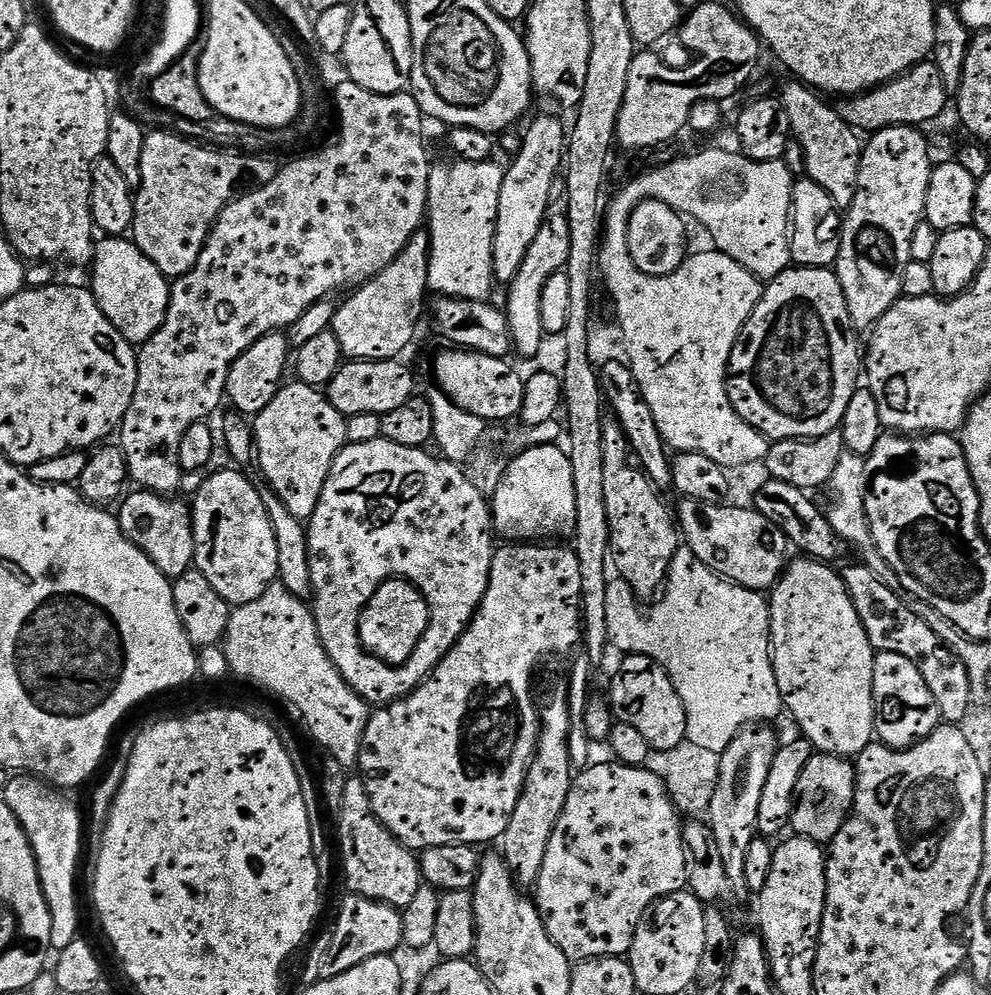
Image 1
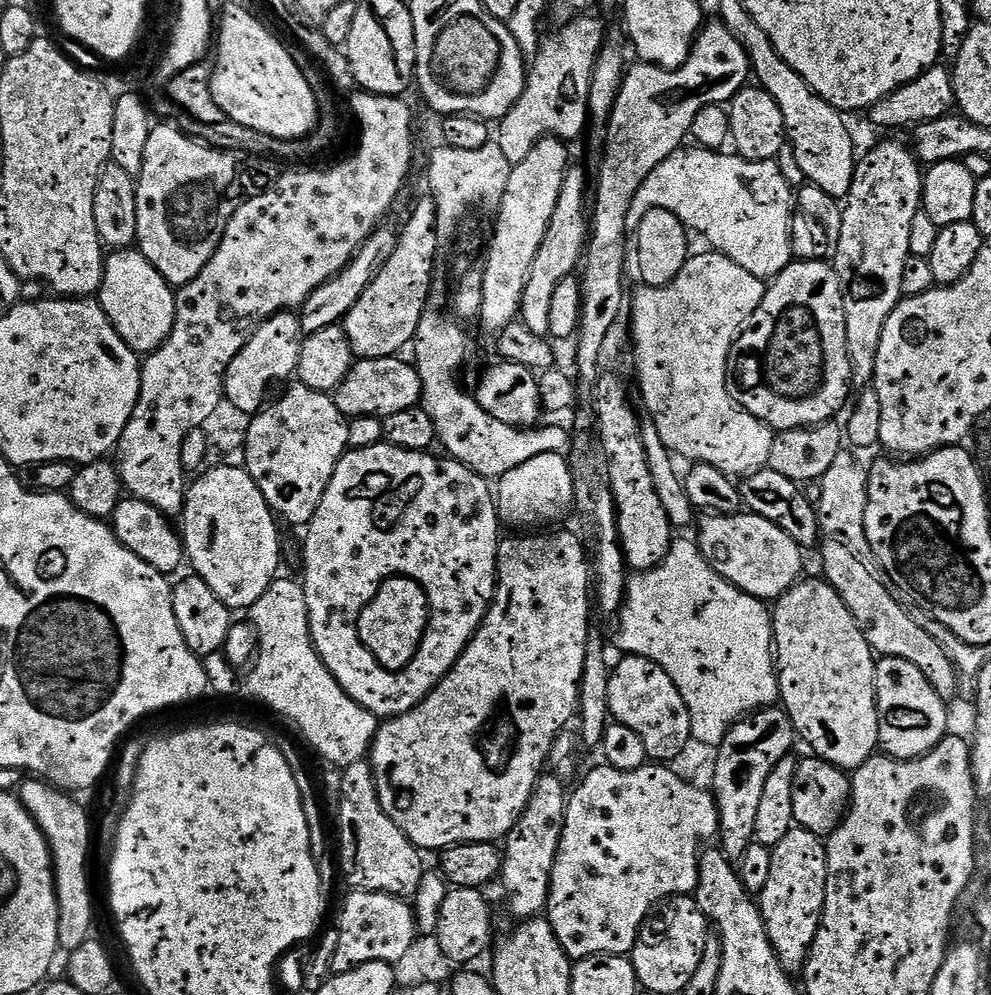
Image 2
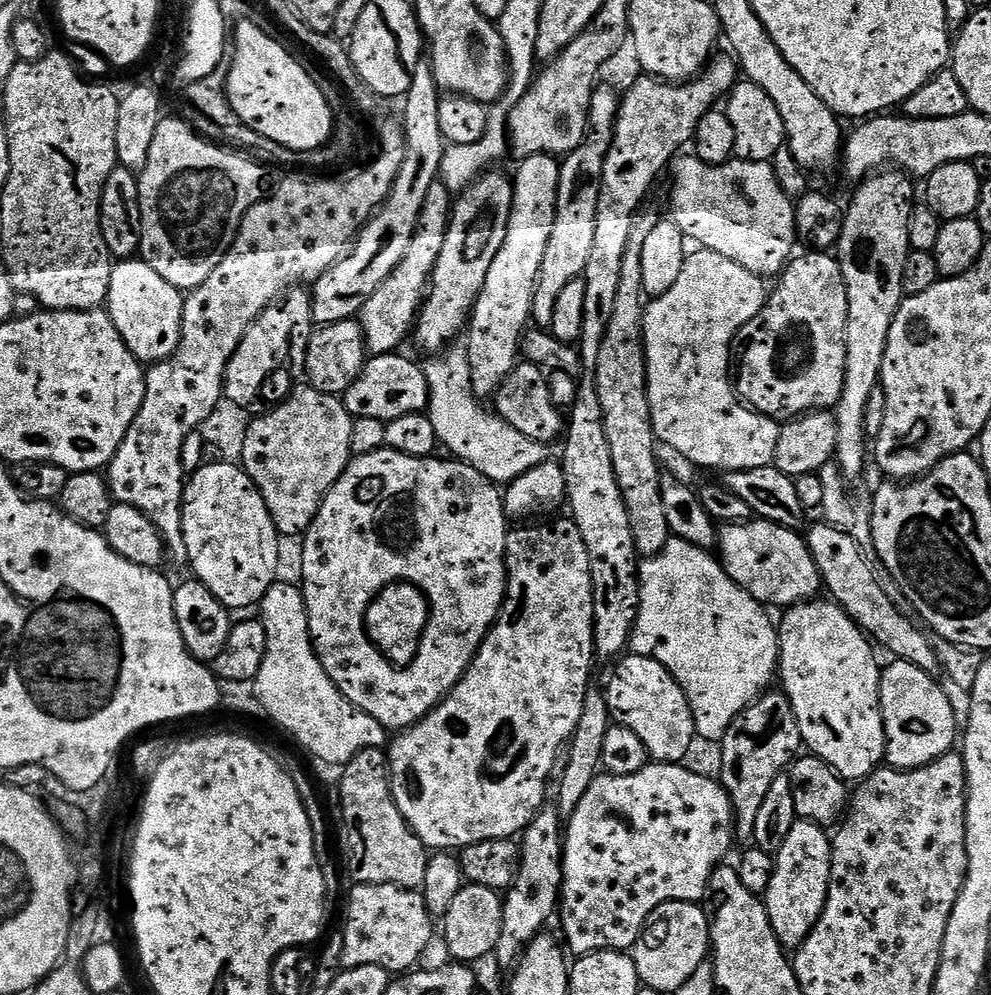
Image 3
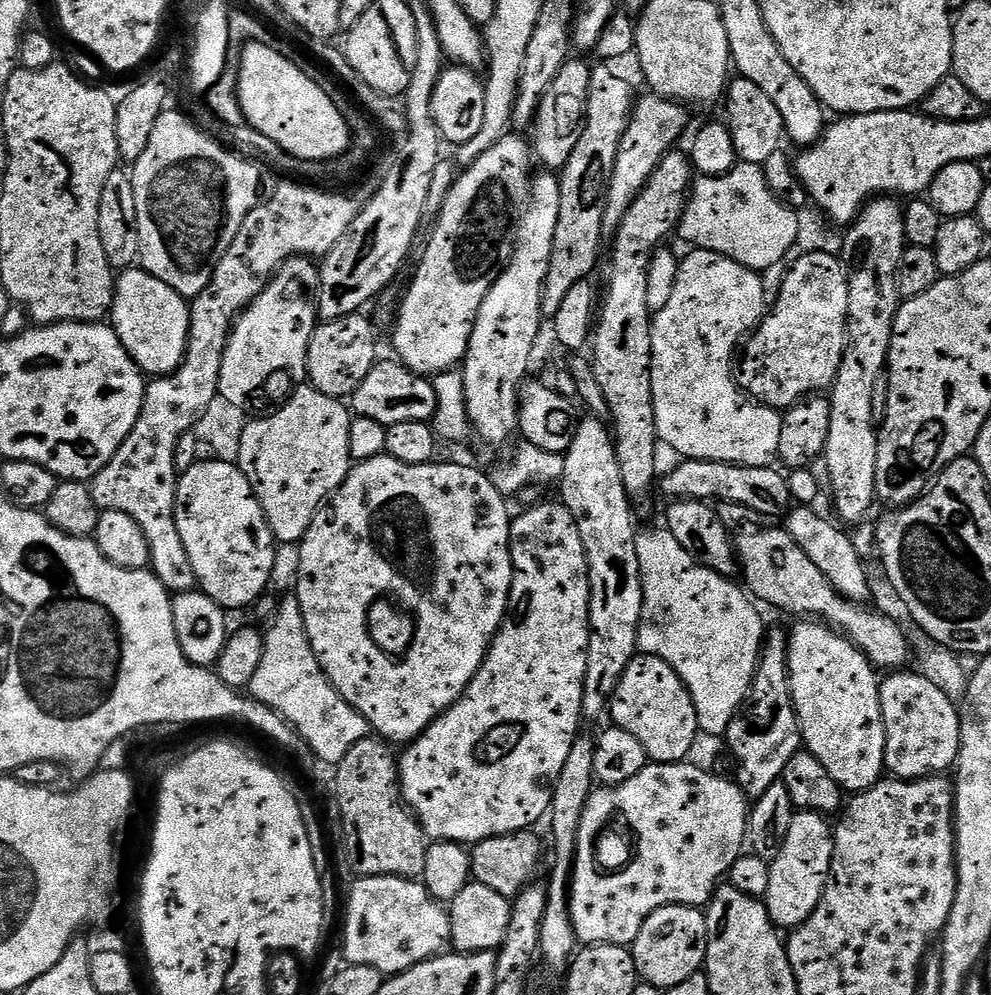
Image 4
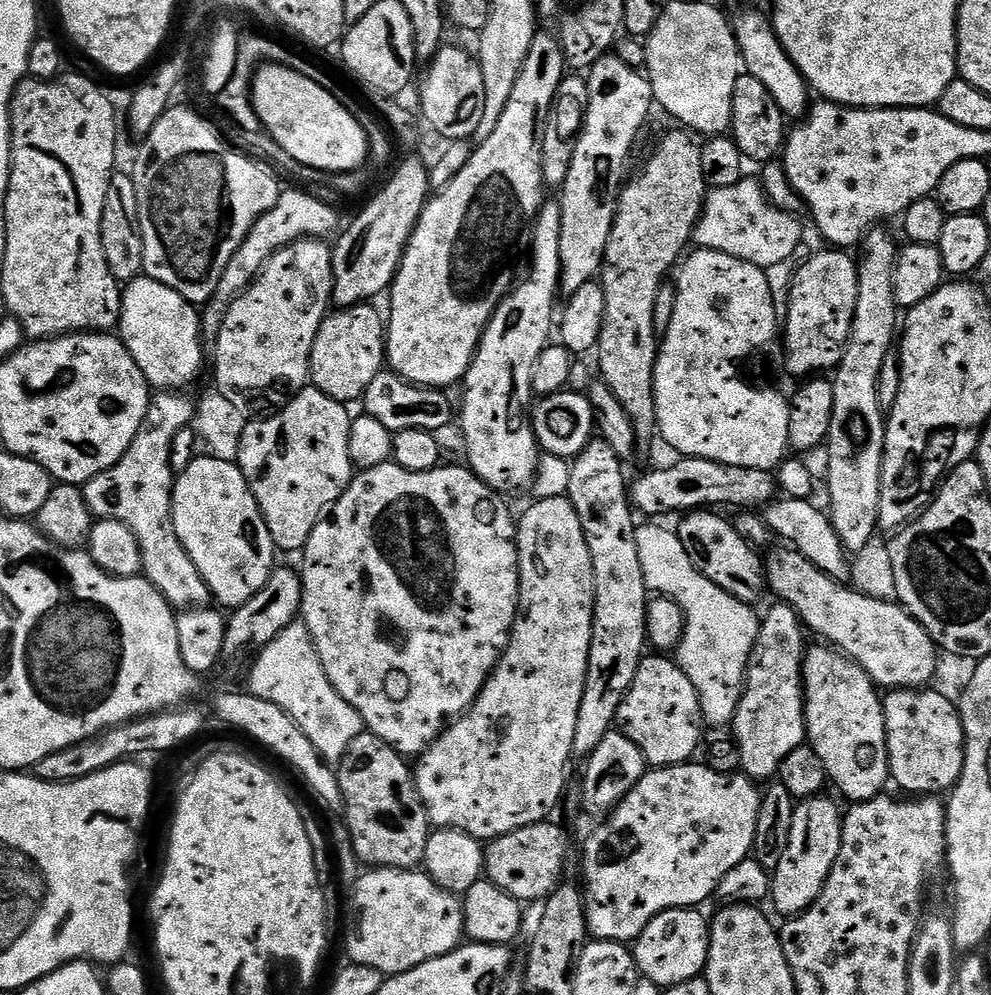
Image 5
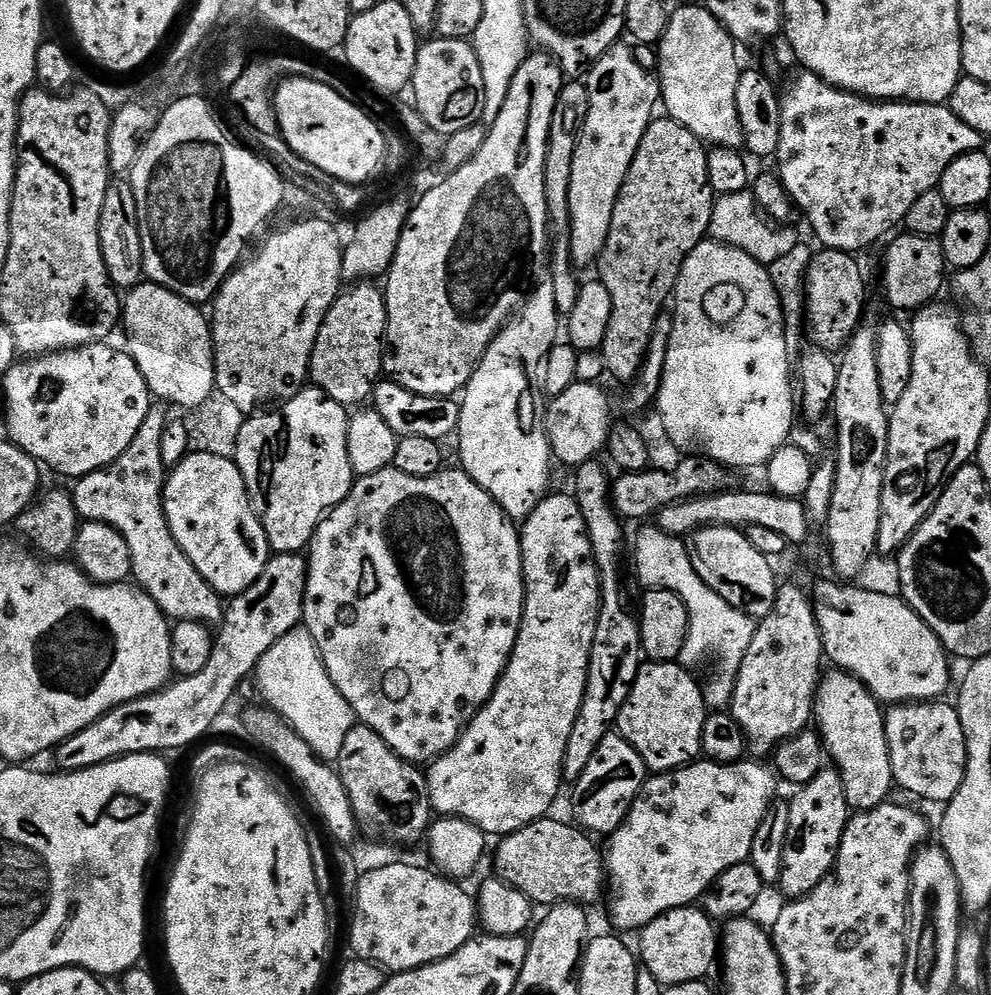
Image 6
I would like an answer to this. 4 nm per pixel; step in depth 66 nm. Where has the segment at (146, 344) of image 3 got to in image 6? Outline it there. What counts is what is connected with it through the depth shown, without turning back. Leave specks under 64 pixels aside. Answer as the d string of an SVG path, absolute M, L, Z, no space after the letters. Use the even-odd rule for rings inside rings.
M141 282L122 300L122 328L128 331L126 351L131 356L142 378L146 378L148 391L165 405L177 404L180 408L200 409L216 392L216 349L212 347L212 325L197 305L186 298L151 282Z

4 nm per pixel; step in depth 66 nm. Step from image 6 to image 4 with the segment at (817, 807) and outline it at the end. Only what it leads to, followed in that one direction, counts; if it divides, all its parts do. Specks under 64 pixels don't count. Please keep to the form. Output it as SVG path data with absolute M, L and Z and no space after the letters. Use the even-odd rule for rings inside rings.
M797 811L790 822L790 834L786 834L786 842L782 842L782 854L778 854L778 858L771 861L770 886L762 899L777 929L791 930L802 927L814 914L814 910L826 890L834 854L834 842L832 841L834 828L831 823L828 825L828 820L827 815L818 812Z

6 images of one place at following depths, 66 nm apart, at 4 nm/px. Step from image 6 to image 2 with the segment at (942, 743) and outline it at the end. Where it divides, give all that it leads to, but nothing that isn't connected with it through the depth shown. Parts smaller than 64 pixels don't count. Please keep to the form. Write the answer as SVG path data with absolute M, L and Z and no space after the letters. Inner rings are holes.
M885 656L877 659L876 709L880 727L879 747L896 760L913 760L934 750L938 746L938 742L942 742L950 732L948 708L944 705L944 698L941 692L934 690L934 686L930 686L930 682L926 682L926 674L922 674L922 670L918 670L918 666L914 666L902 658Z

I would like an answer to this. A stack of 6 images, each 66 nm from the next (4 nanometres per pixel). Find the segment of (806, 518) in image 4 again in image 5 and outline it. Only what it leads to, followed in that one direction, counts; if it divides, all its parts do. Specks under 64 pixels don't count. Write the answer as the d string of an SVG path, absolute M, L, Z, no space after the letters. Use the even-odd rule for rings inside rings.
M776 498L763 509L762 515L771 532L779 539L781 536L784 539L781 541L787 542L797 552L801 552L811 564L818 566L818 570L822 570L837 582L847 581L852 575L849 553L838 538L827 511L823 507L815 508L812 503L811 499Z

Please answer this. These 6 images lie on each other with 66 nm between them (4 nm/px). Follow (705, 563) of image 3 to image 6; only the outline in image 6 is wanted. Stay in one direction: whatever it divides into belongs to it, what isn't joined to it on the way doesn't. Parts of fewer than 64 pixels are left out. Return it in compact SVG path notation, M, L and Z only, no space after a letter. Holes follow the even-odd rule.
M649 526L637 534L636 572L645 589L672 591L685 603L689 614L689 632L682 646L679 663L693 666L713 660L716 673L709 678L708 684L706 680L703 685L704 703L712 710L727 709L732 702L742 658L746 658L746 650L750 650L750 642L754 639L757 621L742 614L742 610L734 610L730 602L714 594L714 590L710 590L710 586L698 578L698 570L694 570L688 557L687 543L681 537L666 534L661 528Z

